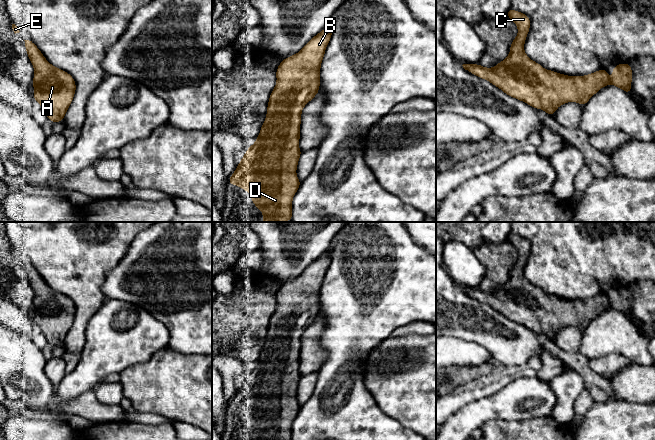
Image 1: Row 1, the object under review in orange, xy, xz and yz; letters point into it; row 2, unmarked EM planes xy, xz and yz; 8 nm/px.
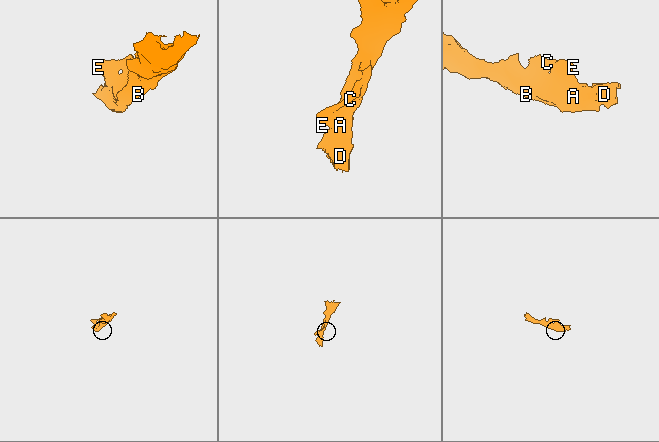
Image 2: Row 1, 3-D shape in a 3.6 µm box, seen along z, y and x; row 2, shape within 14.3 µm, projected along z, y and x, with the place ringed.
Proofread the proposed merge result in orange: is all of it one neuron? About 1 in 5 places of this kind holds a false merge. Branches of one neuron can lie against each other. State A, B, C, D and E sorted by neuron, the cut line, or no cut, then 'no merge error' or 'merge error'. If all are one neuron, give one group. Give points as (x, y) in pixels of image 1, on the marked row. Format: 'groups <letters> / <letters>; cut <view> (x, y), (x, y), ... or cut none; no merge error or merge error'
groups A B C D E; cut none; no merge error

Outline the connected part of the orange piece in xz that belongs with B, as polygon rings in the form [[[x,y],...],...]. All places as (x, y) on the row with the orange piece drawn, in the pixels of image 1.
[[[334,21],[314,36],[300,52],[281,61],[276,70],[277,82],[269,97],[267,115],[256,142],[247,148],[228,184],[238,185],[251,194],[255,206],[263,212],[263,222],[292,221],[292,199],[301,181],[296,176],[297,164],[302,151],[299,149],[301,112],[304,106],[319,92],[320,67],[334,27]]]

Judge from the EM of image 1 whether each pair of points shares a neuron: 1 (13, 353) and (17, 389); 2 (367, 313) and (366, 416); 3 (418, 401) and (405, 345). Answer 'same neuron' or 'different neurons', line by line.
1: same neuron
2: same neuron
3: same neuron

